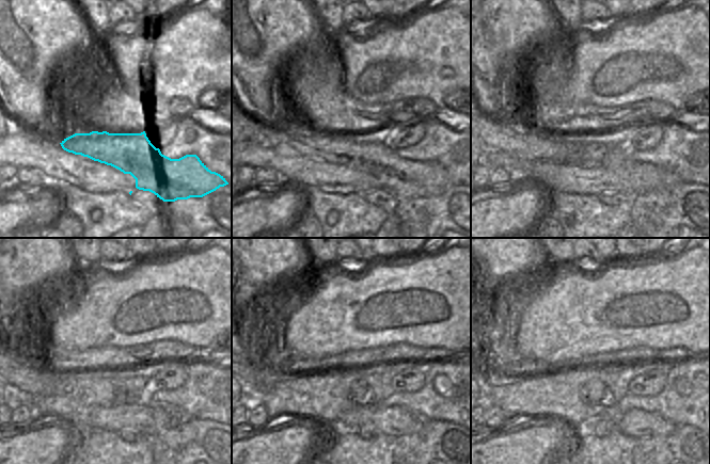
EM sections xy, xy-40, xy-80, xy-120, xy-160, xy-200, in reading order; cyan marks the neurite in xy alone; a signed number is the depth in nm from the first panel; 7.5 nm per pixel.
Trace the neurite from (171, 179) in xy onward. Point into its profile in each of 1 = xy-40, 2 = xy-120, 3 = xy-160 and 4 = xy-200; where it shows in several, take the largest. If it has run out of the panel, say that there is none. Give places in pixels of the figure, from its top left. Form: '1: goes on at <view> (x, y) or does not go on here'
1: goes on at xy-40 (406, 179)
2: goes on at xy-120 (24, 378)
3: goes on at xy-160 (257, 374)
4: goes on at xy-200 (492, 376)

